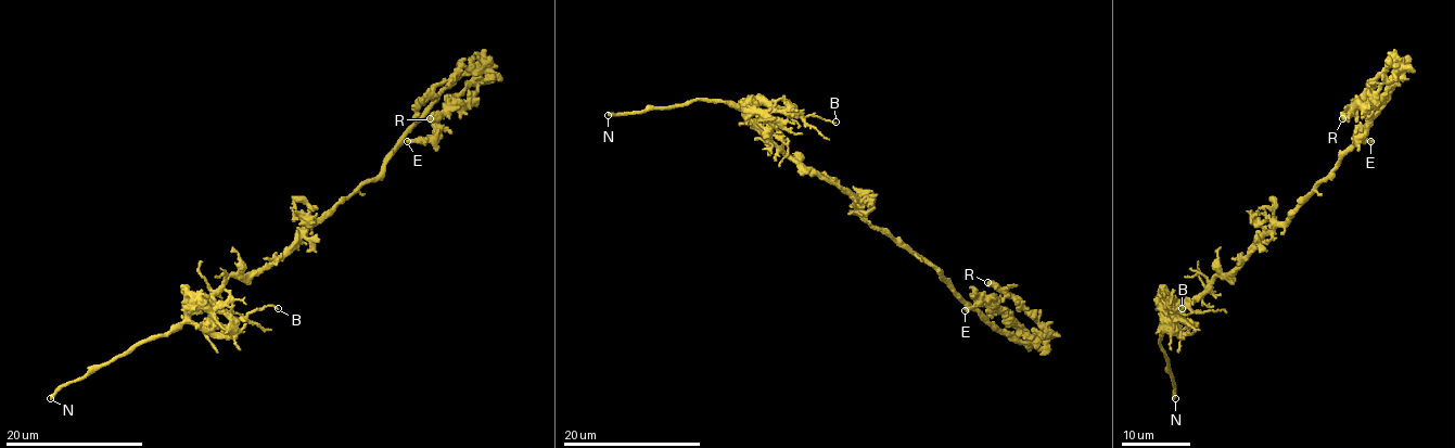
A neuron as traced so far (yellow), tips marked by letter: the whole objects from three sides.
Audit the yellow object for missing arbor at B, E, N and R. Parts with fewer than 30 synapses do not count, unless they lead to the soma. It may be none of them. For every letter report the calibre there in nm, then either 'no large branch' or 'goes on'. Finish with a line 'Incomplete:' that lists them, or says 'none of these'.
B: calibre 150 nm; no large branch
E: calibre 400 nm; no large branch
N: calibre 360 nm; goes on
R: calibre 700 nm; no large branch
Incomplete: N

